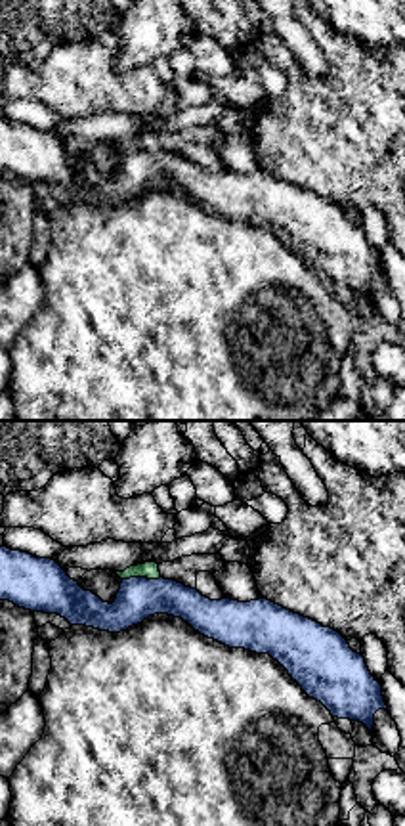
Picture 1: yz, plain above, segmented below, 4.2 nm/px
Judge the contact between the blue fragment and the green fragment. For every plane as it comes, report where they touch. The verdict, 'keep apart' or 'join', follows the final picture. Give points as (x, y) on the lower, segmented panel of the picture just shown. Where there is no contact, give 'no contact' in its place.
(140, 578)

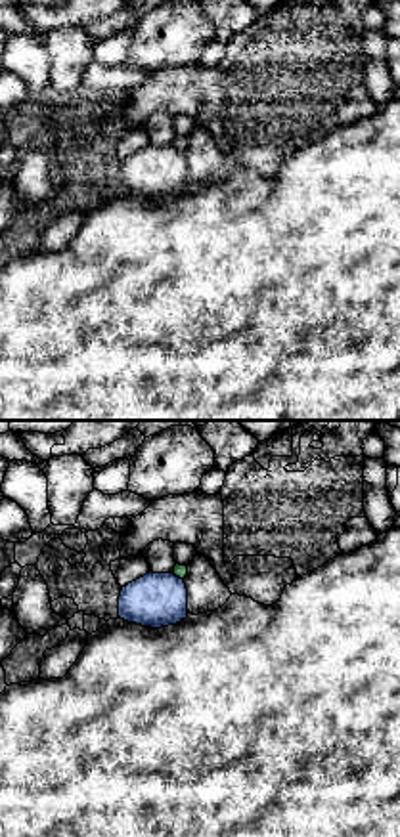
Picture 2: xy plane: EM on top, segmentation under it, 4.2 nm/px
(178, 578)

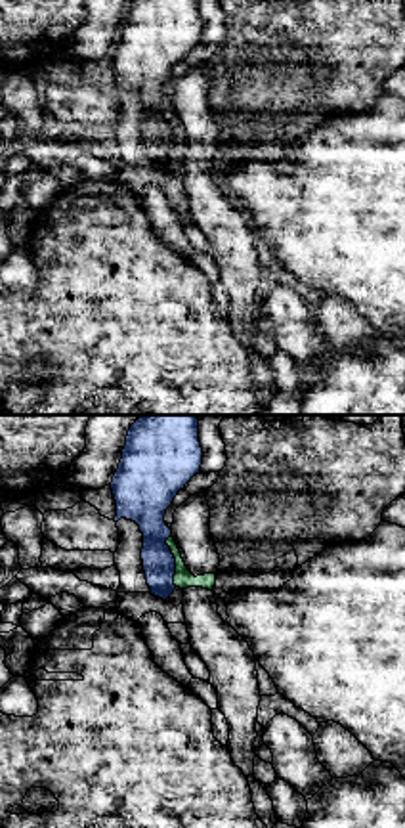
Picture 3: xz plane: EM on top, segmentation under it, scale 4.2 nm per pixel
(174, 561)

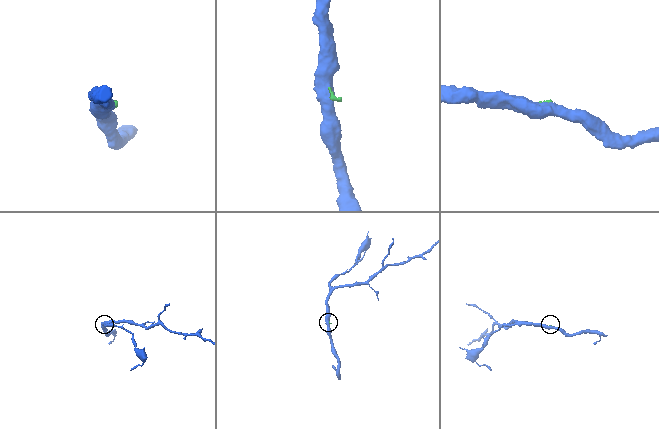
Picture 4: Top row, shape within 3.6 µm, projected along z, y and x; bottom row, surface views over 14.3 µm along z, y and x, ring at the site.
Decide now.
keep apart

